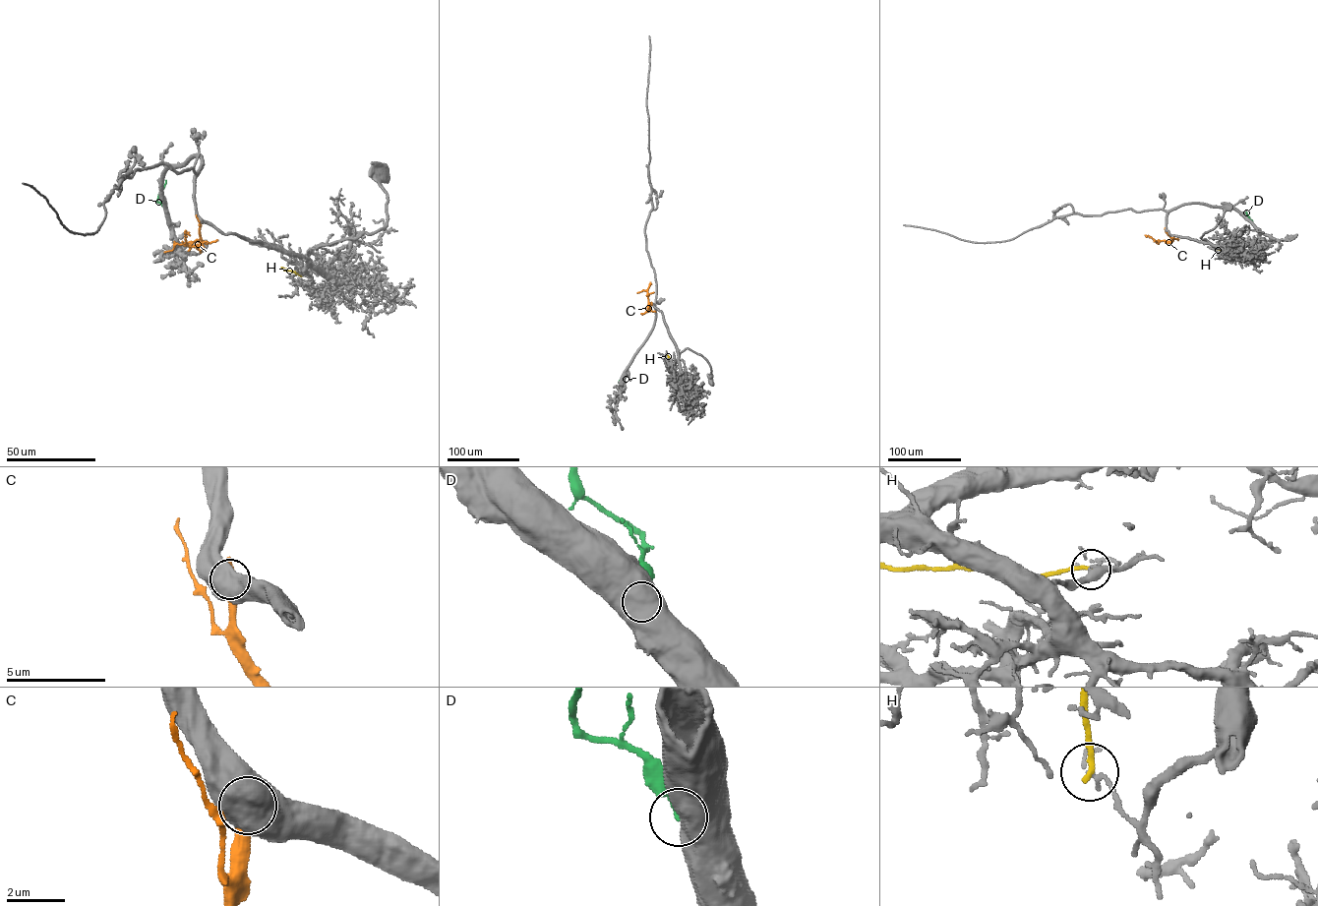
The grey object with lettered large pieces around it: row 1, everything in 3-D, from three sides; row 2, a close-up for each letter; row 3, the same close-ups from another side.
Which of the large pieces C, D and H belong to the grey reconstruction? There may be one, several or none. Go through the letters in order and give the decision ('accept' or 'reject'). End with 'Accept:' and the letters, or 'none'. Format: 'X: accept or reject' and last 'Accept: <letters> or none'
C: reject
D: reject
H: reject
Accept: none

